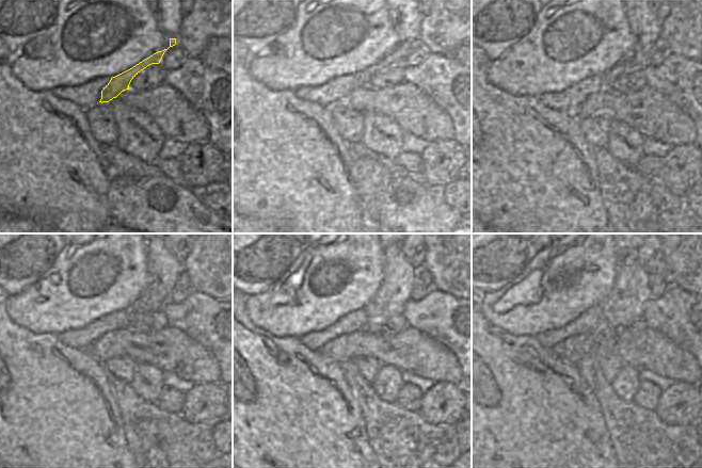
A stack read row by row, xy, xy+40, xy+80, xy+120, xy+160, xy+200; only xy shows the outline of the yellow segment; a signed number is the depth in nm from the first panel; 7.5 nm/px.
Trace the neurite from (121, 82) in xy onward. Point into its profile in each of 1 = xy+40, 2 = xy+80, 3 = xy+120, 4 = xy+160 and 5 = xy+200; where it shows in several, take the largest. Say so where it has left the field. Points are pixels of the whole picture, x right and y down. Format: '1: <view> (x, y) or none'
1: xy+40 (396, 58)
2: xy+80 (634, 61)
3: xy+120 (182, 283)
4: xy+160 (424, 277)
5: xy+200 (667, 275)

